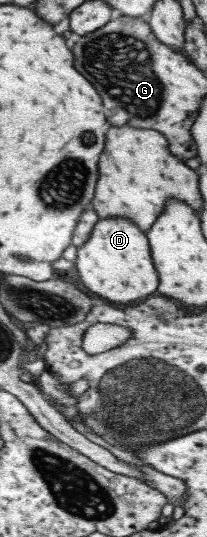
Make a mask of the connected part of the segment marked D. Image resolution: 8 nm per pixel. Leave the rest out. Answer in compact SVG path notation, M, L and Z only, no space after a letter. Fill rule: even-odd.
M124 218L98 219L88 239L76 248L73 262L79 281L92 294L117 306L126 306L156 293L158 277L152 265L145 233Z

